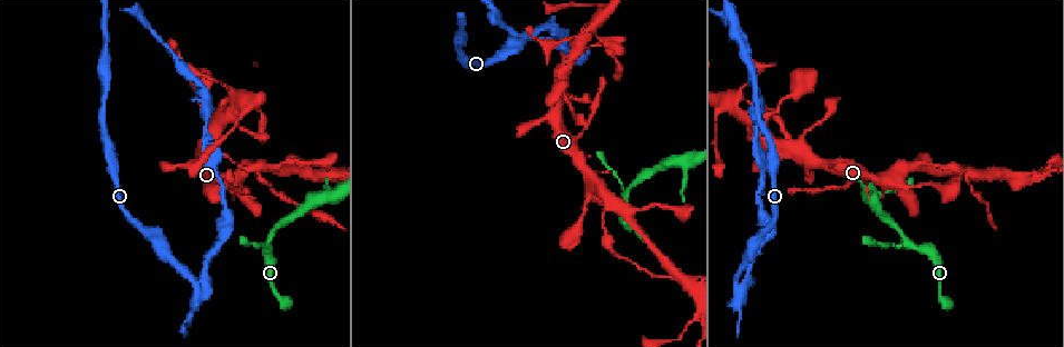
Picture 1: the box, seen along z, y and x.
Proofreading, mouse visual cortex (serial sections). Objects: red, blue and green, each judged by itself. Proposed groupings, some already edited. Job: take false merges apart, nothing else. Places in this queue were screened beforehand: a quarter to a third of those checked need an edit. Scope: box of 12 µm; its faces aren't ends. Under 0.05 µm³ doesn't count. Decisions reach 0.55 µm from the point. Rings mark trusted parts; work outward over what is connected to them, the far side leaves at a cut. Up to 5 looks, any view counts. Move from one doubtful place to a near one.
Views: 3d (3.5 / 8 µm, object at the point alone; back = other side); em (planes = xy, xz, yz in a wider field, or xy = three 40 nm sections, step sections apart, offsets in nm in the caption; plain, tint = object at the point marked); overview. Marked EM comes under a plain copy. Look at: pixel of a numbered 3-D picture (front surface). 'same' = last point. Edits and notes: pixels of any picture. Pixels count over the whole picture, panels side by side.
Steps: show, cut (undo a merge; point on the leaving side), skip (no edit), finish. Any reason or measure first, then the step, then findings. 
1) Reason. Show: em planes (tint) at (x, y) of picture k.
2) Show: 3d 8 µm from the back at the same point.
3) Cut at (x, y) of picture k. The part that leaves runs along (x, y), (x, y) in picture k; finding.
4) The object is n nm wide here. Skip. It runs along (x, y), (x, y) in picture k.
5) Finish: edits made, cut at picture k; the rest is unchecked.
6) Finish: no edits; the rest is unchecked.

Abrupt turn. Show: 3d 3.5 µm at (742, 292) of picture 1.

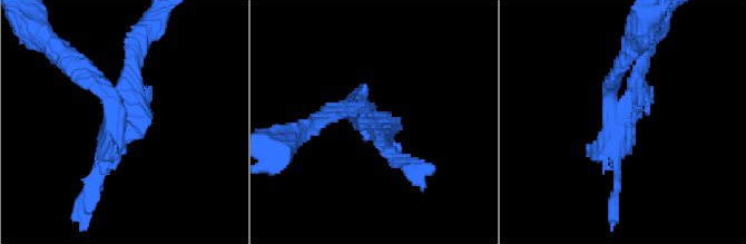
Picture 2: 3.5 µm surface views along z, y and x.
Now the EM. Show: em xy step 5 (tint) at (115, 123) of picture 2.

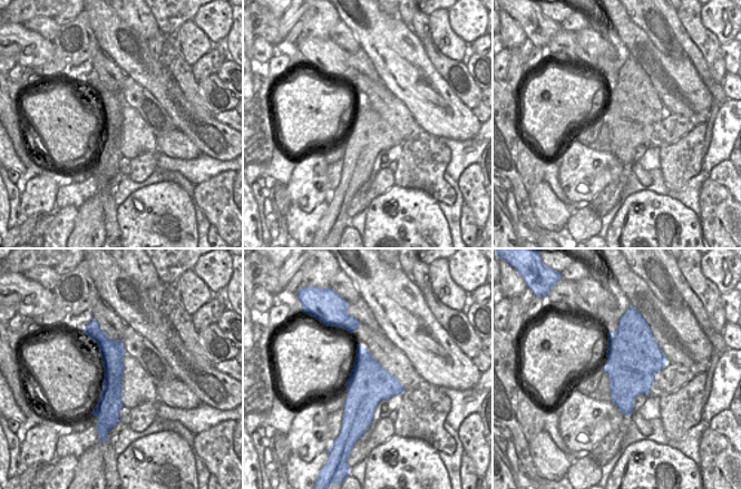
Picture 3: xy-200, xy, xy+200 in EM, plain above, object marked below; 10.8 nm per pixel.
Cut at (648, 98) of picture 2. The part that leaves runs along (363, 115), (393, 153) in picture 2; a second cell is stuck on.

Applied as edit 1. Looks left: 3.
Thin neck. Show: 3d 3.5 µm from the back at (230, 189) of picture 1.

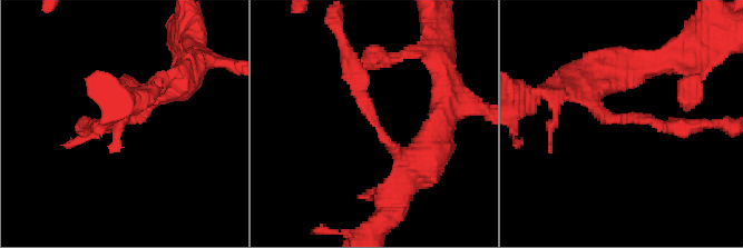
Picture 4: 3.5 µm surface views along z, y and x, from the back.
Show: em planes (tint) at (374, 121) of picture 4.

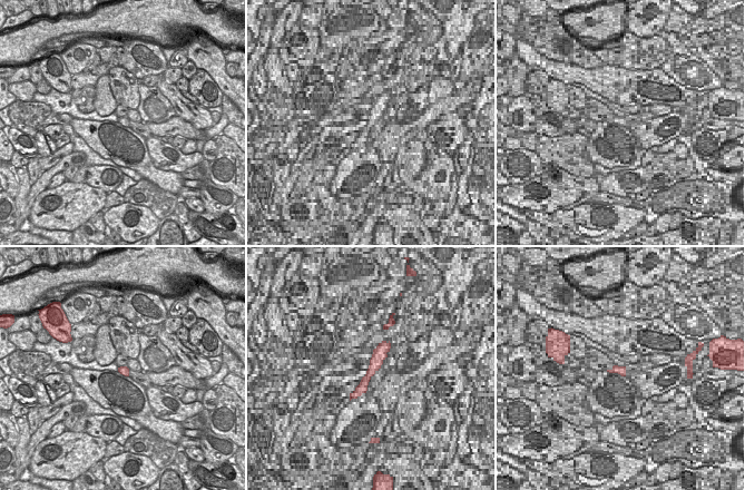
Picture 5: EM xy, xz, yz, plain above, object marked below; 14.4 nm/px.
Cut it another way. Show: em xy step 1 (tint) at the same point.

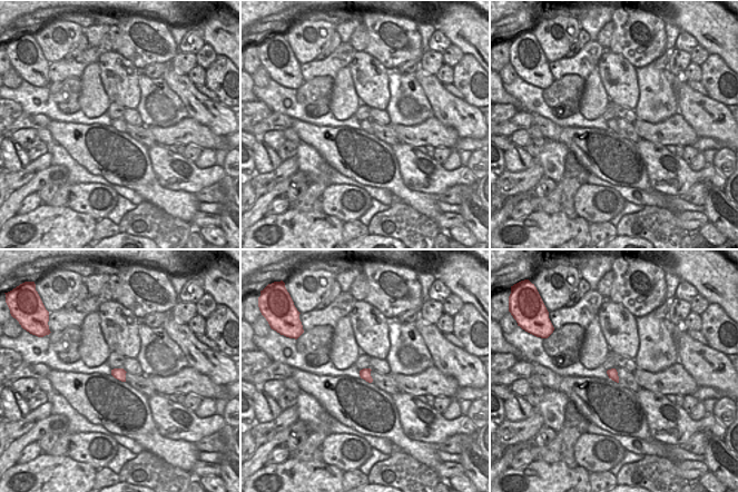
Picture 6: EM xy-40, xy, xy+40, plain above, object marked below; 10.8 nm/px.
Cut at (369, 113) of picture 4. The part that leaves runs along (393, 148), (367, 111), (345, 57) in picture 4; two cells meet here.

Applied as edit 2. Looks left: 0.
Finish: edits made, cut at picture 2, cut at picture 4; the rest is unchecked.

